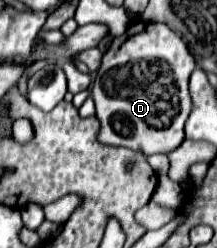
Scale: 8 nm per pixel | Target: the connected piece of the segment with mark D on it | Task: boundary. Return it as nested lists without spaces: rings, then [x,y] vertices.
[[[133,23],[103,55],[93,83],[93,101],[101,121],[99,139],[107,145],[127,147],[145,157],[177,149],[185,139],[183,125],[191,111],[187,83],[193,69],[195,61],[191,51],[167,25]]]

